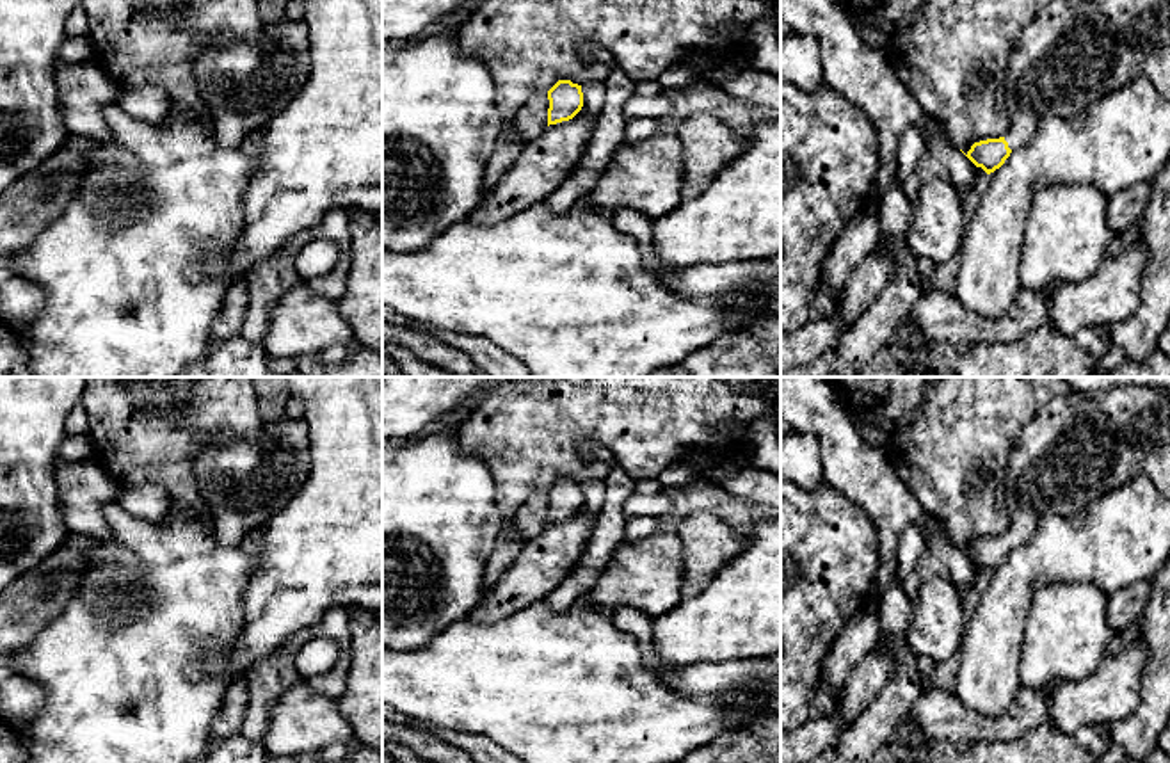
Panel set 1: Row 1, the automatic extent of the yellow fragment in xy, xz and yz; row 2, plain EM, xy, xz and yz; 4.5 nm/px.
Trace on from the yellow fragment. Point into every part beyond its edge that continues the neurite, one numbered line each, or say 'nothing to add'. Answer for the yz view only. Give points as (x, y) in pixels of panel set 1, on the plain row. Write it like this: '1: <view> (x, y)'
1: yz (1078, 447)

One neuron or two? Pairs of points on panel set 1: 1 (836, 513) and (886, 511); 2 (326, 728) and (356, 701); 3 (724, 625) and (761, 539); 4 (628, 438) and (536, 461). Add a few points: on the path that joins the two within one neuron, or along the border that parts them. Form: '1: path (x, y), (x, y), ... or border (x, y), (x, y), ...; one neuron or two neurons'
1: border (829, 484), (872, 522), (877, 530), (877, 550); two neurons
2: border (336, 703), (352, 735), (361, 744); two neurons
3: path (745, 603), (761, 587), (761, 561); one neuron
4: path (605, 429), (568, 429), (559, 438); one neuron

